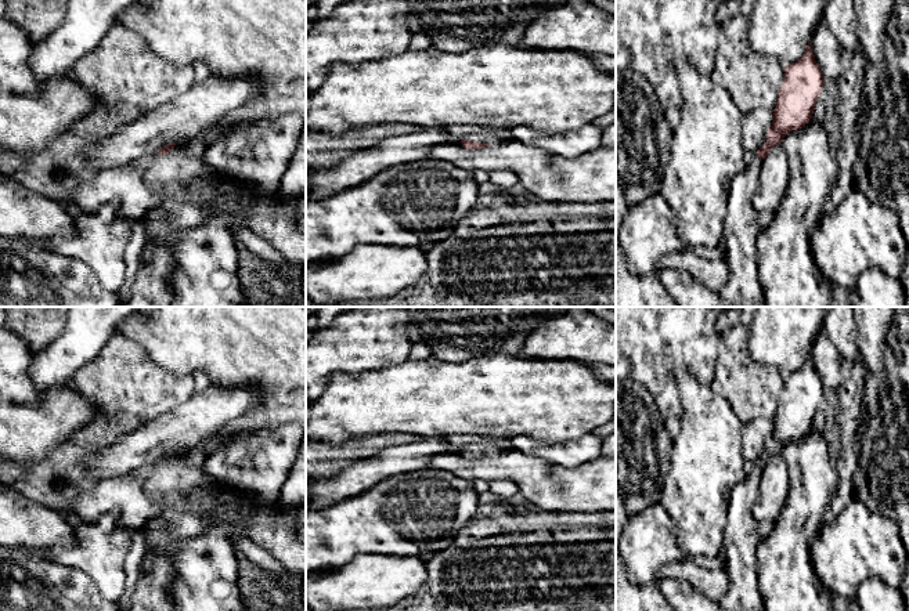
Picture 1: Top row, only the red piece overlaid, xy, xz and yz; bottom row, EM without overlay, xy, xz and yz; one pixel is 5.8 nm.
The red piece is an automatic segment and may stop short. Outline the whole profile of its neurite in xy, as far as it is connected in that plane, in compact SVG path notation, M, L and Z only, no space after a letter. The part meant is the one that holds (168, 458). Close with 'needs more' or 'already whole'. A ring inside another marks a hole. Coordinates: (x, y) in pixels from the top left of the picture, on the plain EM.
M176 452L160 458L152 474L144 481L144 491L154 502L174 496L191 499L199 492L202 473L187 466L172 464L174 455Z; needs more

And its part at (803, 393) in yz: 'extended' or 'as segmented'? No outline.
extended

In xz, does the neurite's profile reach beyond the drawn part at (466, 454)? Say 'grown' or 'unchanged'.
grown

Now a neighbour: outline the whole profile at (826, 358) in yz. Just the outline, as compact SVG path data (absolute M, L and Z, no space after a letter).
M823 330L814 340L809 352L823 388L837 390L843 383L843 358Z

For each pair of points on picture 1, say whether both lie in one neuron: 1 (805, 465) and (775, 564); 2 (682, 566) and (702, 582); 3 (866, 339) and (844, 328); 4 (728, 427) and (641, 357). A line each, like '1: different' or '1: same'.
1: same
2: same
3: different
4: different

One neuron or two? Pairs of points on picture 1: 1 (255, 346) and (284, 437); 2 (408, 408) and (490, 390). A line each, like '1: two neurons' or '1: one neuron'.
1: two neurons
2: one neuron

